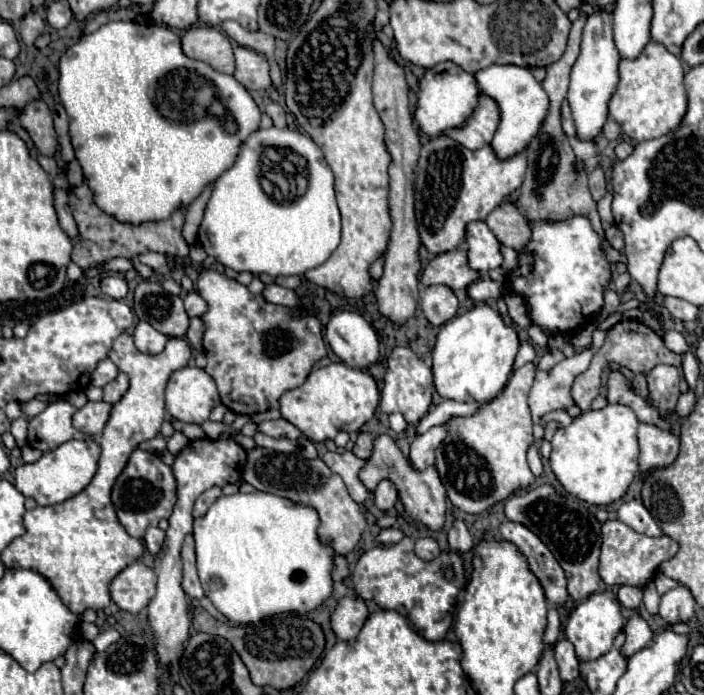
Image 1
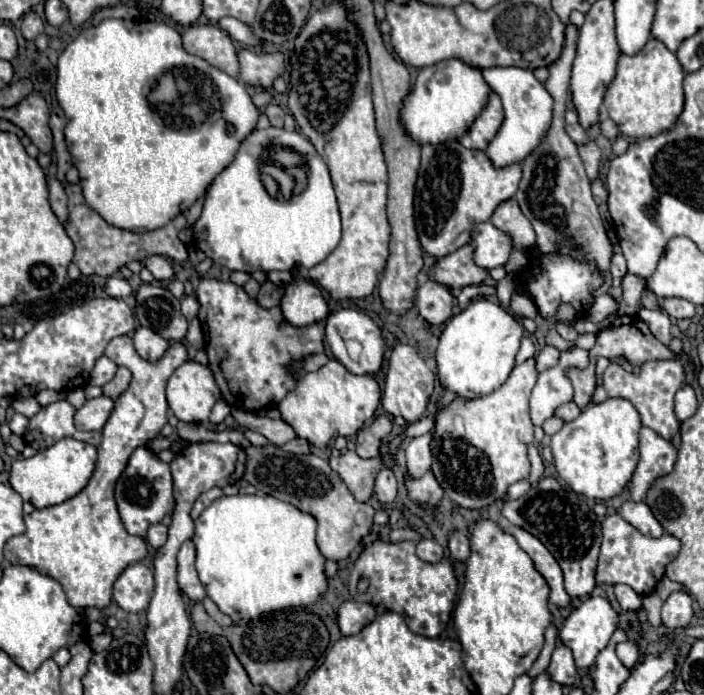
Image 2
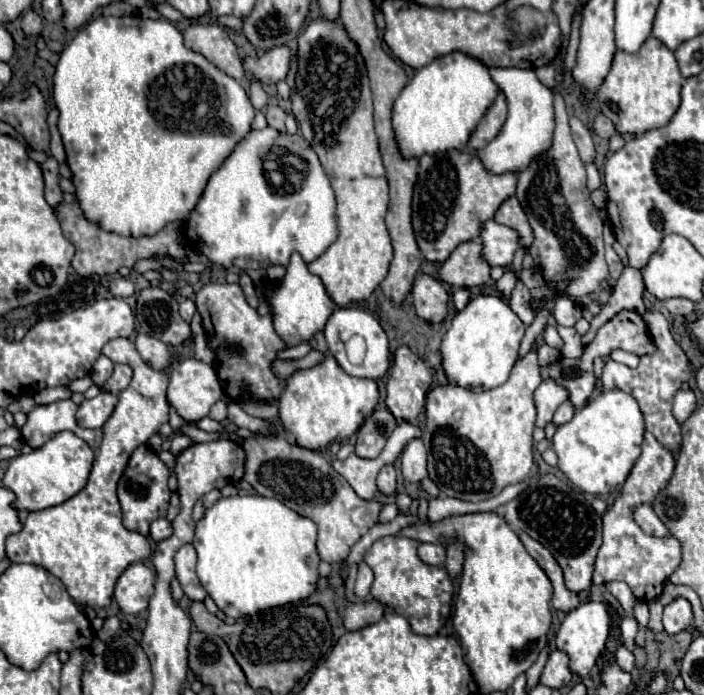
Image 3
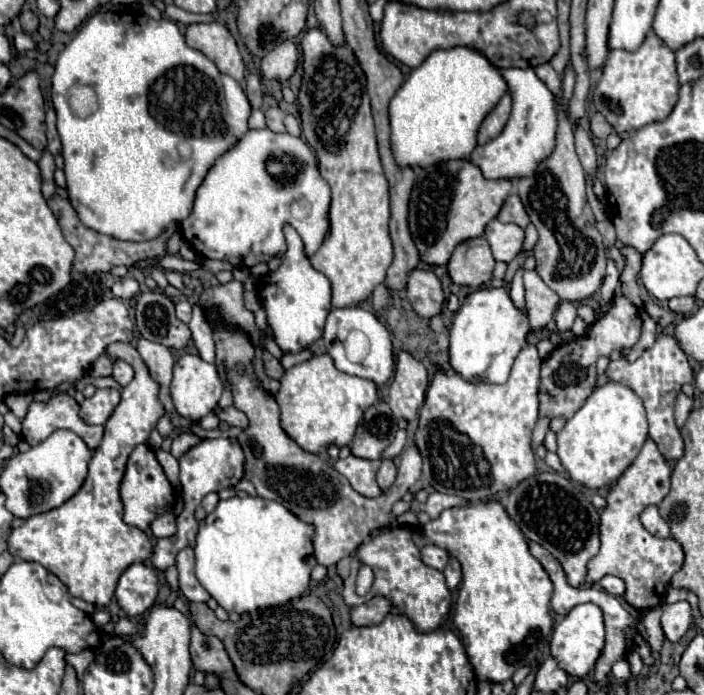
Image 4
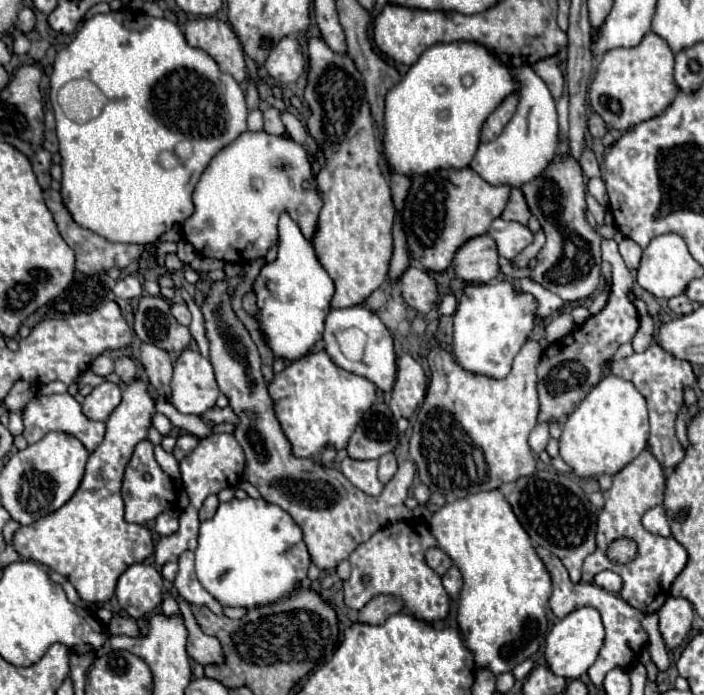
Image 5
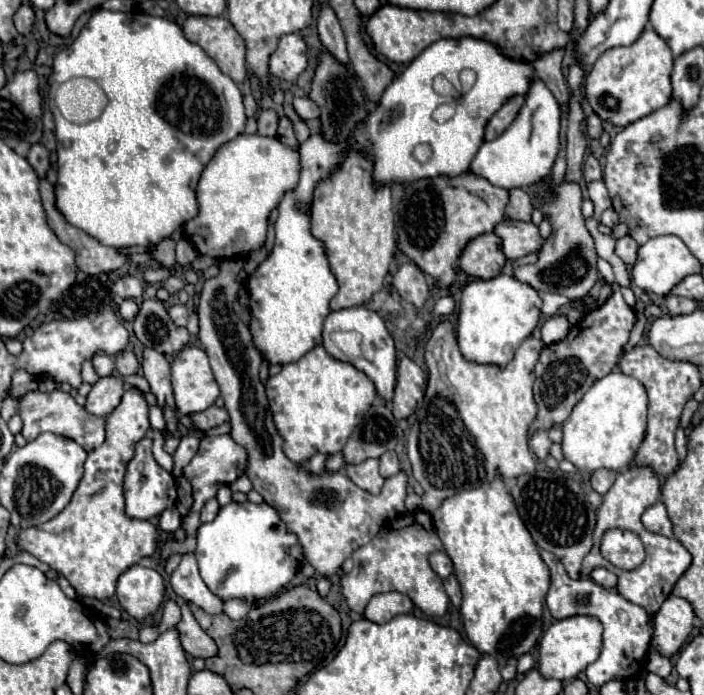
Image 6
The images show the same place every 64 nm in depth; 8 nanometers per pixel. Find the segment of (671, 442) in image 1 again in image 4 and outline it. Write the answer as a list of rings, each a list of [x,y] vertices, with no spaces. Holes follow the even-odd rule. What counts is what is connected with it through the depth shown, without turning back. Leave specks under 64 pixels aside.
[[[648,438],[646,444],[642,446],[638,458],[624,470],[624,474],[616,482],[612,482],[612,486],[610,486],[610,490],[606,494],[608,506],[600,514],[600,552],[588,562],[588,574],[586,574],[586,584],[588,586],[594,584],[594,582],[598,582],[604,574],[614,574],[614,576],[620,576],[626,582],[624,600],[632,608],[636,608],[636,610],[650,610],[650,608],[656,608],[656,606],[660,606],[664,602],[666,590],[670,586],[670,578],[684,564],[684,550],[682,550],[682,546],[674,538],[652,536],[640,524],[640,512],[646,506],[650,506],[650,504],[658,504],[668,492],[670,492],[670,466],[664,460],[664,456],[658,452],[656,444]]]

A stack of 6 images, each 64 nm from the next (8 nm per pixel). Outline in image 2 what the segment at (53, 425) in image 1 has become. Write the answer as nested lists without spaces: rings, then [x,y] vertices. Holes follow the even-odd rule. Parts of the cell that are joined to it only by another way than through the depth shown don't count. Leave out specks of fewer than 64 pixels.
[[[58,400],[50,406],[40,408],[38,414],[30,418],[30,424],[24,432],[24,442],[34,450],[44,450],[58,442],[60,438],[72,436],[76,440],[98,446],[102,440],[100,432],[80,432],[74,428],[74,412],[76,408],[68,400]]]

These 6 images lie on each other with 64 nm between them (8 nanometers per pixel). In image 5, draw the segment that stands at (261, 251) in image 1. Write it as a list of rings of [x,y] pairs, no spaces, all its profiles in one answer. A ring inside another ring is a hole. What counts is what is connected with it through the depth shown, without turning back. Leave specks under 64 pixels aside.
[[[244,132],[232,144],[224,146],[202,172],[194,190],[196,210],[182,228],[184,238],[192,242],[200,256],[224,262],[260,258],[278,240],[276,224],[284,210],[300,224],[302,234],[312,238],[322,200],[314,186],[306,192],[302,190],[302,182],[310,178],[310,158],[304,146],[286,136]]]

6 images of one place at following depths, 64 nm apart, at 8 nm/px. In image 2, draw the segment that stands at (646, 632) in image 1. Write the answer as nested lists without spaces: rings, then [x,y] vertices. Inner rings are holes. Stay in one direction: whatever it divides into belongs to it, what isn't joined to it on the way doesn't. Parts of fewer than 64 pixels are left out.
[[[622,642],[616,646],[616,656],[620,658],[620,662],[626,666],[626,668],[632,668],[636,662],[638,662],[638,650],[632,642]]]

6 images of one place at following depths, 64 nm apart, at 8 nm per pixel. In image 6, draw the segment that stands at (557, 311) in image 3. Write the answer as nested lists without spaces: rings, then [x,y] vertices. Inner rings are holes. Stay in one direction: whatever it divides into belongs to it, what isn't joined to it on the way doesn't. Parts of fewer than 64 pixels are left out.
[[[552,316],[542,326],[542,340],[544,344],[560,342],[564,340],[564,336],[568,336],[568,330],[570,330],[570,322],[564,316]]]

